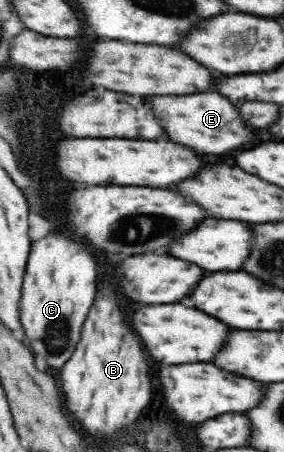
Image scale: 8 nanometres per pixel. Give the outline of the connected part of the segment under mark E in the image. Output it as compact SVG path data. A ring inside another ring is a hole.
M216 92L190 96L150 96L150 106L154 106L154 118L166 126L168 138L174 138L174 142L182 142L198 152L226 154L228 150L254 146L260 140L260 132L244 126L238 108Z

